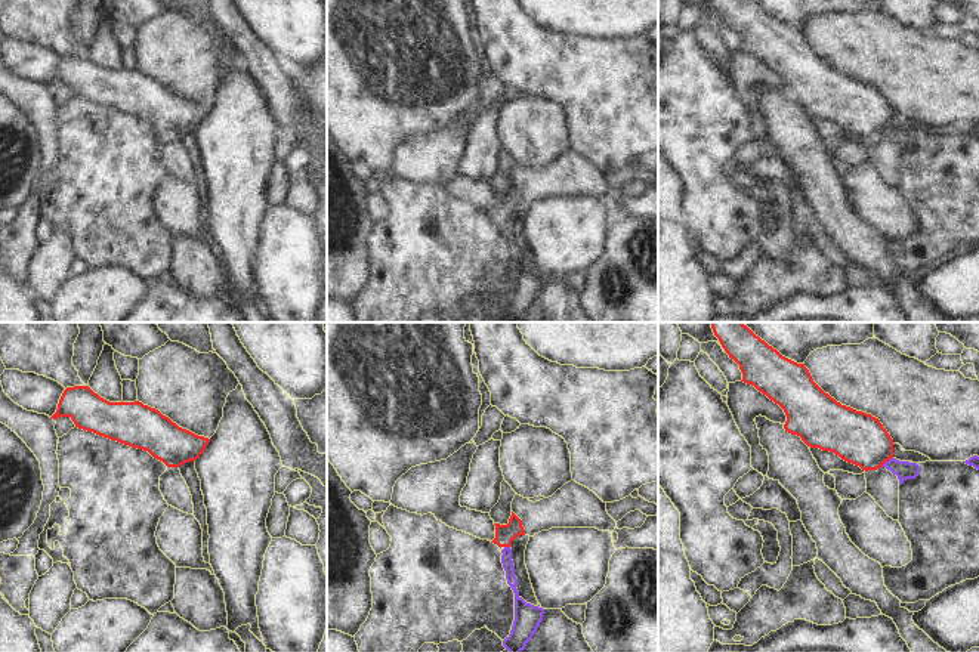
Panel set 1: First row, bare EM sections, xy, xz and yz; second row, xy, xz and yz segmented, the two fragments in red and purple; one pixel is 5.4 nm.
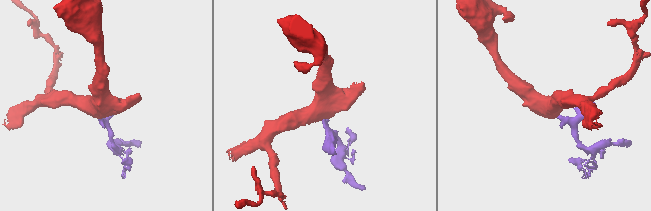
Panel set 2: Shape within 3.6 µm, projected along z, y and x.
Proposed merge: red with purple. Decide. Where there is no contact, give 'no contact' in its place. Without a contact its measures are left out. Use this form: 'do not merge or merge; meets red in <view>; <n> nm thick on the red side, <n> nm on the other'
do not merge; meets red in yz; 280 nm thick on the red side, 100 nm on the other

